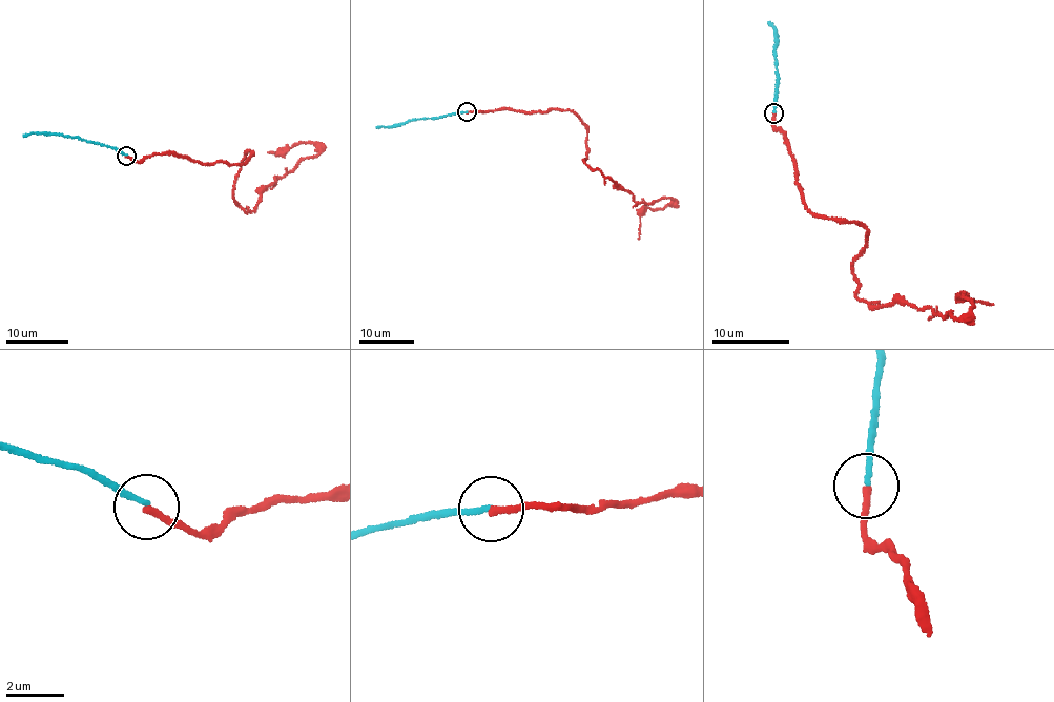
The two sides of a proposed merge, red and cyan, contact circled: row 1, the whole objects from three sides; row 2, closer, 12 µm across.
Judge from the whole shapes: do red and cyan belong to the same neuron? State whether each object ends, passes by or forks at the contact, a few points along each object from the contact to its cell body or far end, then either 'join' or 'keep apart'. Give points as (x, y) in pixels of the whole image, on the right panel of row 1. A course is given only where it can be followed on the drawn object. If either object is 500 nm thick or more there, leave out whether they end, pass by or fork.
red ends; cyan ends; course red (773, 114), (809, 210), (867, 230), (853, 261), (859, 298), (954, 321), (973, 306), (963, 295), (993, 304); course cyan (773, 111), (778, 79), (777, 44), (776, 33), (768, 23); keep apart

